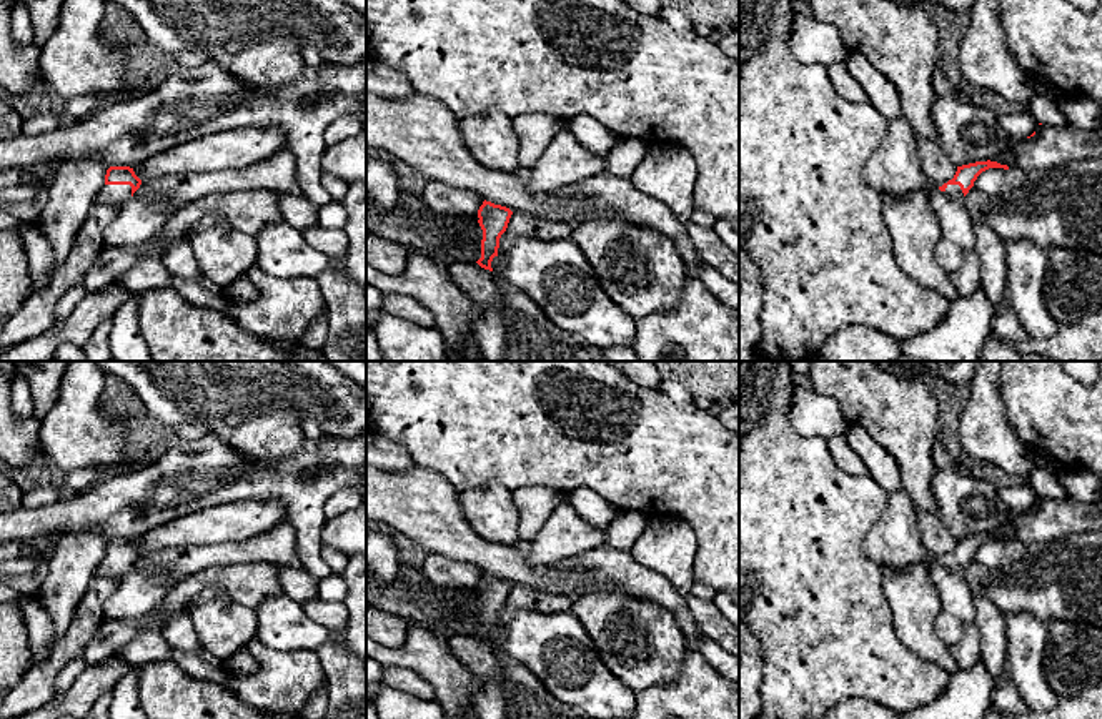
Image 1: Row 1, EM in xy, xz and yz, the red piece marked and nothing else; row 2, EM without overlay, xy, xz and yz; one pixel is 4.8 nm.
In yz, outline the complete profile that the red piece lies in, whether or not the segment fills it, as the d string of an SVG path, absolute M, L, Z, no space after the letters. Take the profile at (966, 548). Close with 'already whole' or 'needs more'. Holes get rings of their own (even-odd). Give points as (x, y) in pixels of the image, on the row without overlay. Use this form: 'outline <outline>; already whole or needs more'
outline M990 533L962 538L962 539L957 539L954 551L944 556L942 559L939 559L939 563L951 571L962 573L969 566L969 563L974 559L974 554L977 553L977 549L989 541L1009 543L1007 538L1000 538Z; needs more

